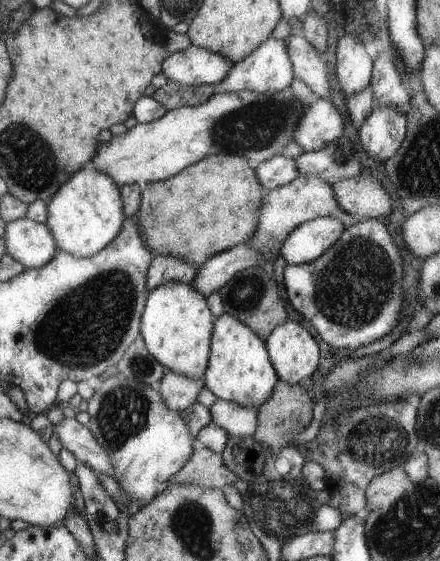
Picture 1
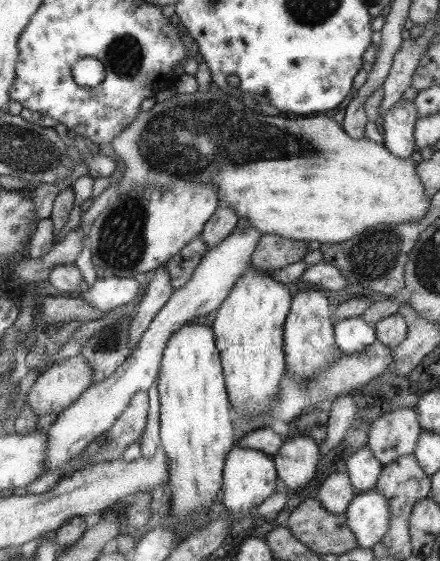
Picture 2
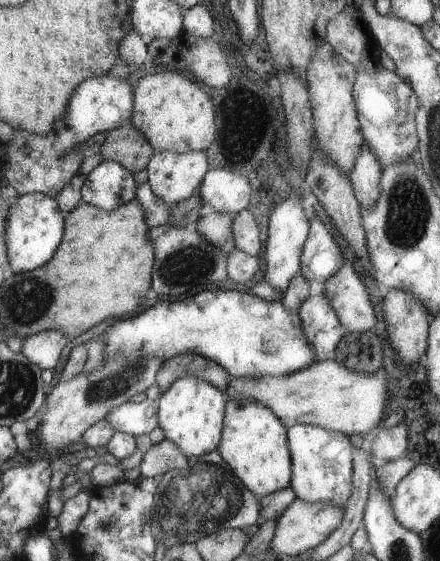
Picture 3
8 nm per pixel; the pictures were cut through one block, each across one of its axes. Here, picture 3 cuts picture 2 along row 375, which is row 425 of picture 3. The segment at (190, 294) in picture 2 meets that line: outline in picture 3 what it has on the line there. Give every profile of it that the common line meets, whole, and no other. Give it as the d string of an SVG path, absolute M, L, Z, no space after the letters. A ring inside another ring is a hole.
M141 400L139 404L127 402L115 408L115 412L109 412L105 420L109 420L113 432L127 434L127 436L149 436L151 430L159 428L159 416L157 416L159 400Z

